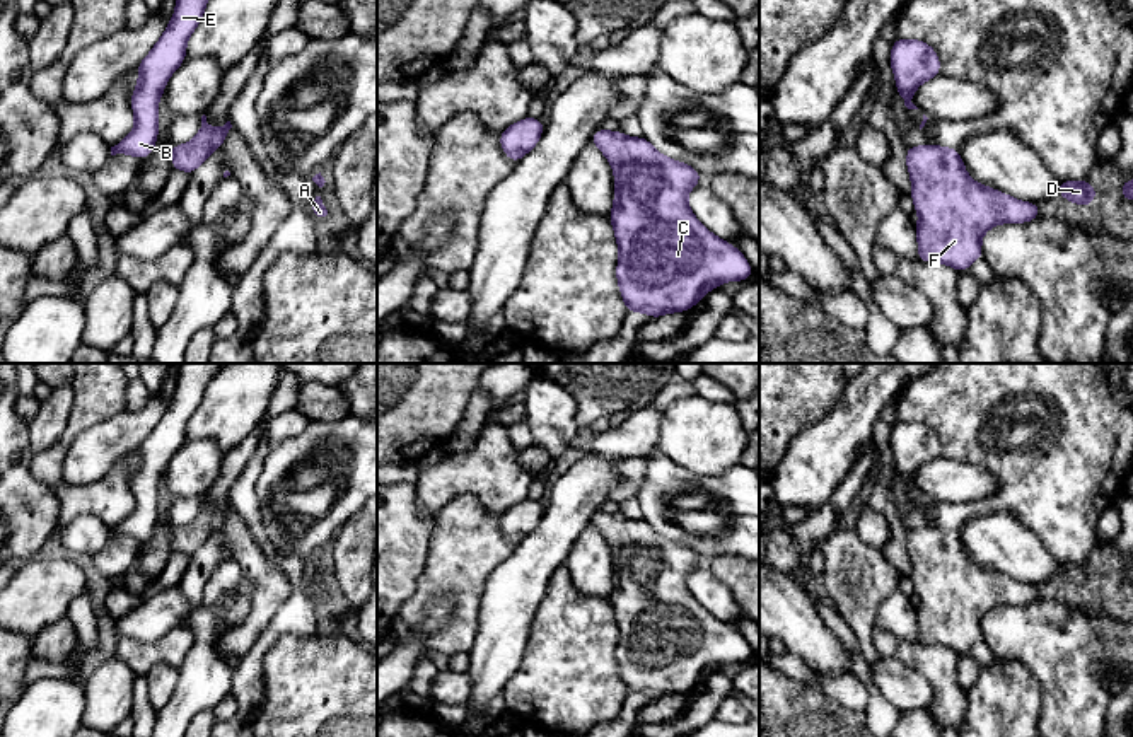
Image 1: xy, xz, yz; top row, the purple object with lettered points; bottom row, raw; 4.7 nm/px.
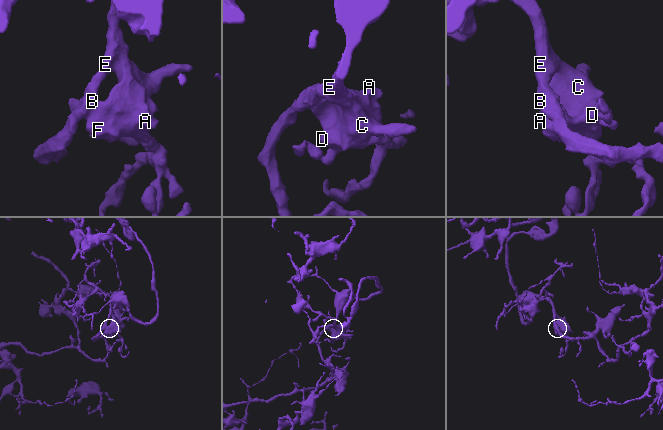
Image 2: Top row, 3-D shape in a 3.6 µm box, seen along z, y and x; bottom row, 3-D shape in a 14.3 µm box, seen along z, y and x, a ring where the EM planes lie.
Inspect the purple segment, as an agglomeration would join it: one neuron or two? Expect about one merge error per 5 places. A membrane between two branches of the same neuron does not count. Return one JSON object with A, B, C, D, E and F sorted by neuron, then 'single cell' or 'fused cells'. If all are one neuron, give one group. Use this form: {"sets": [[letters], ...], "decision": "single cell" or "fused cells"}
{"sets": [["A", "B", "C", "D", "E", "F"]], "decision": "single cell"}

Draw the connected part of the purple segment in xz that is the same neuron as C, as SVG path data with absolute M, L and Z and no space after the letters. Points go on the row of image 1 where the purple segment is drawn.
M597 128L590 138L614 172L614 205L609 220L619 247L616 280L625 307L652 319L694 307L725 281L751 280L754 271L744 254L713 235L691 212L688 193L705 179L689 164L657 152L645 136Z

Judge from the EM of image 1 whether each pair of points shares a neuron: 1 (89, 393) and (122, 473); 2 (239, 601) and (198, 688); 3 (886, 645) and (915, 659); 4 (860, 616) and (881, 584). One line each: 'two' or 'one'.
1: one
2: one
3: one
4: one

